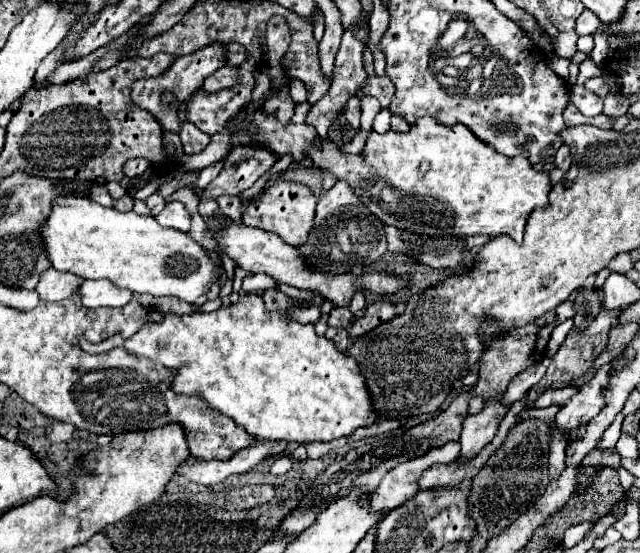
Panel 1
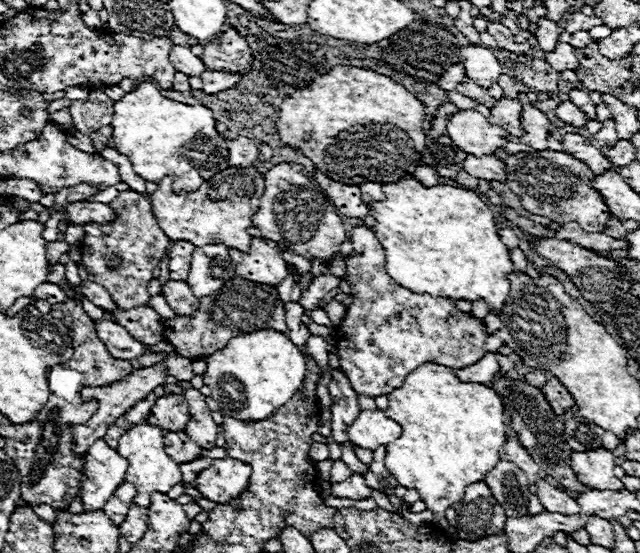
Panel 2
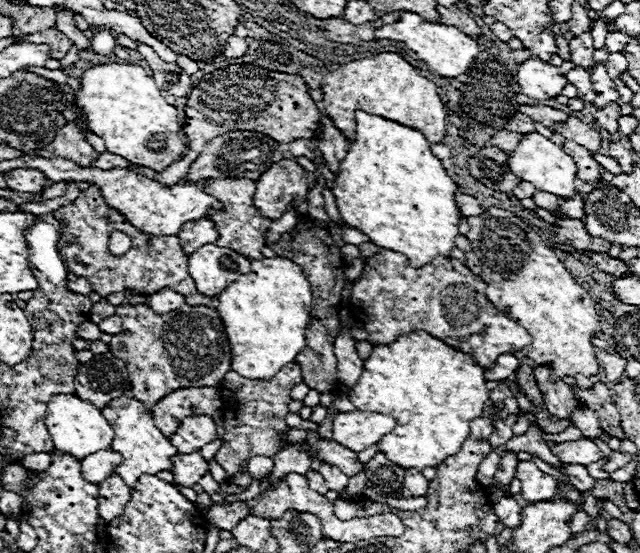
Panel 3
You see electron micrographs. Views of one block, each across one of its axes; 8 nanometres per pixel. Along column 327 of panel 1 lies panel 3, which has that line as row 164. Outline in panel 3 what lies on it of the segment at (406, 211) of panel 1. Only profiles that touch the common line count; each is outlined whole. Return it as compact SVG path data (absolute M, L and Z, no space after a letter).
M98 64L88 68L80 78L80 90L74 92L76 104L82 108L88 128L106 142L108 152L118 154L134 164L152 168L156 172L164 172L172 162L176 162L186 152L186 140L180 136L182 126L178 124L178 110L170 106L158 92L152 76L144 72L144 68L134 64Z

